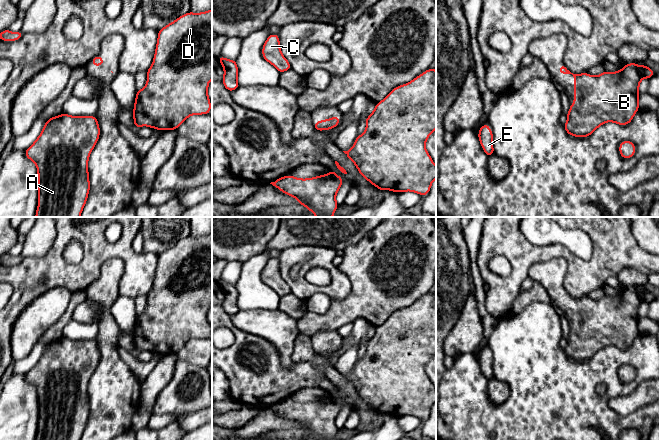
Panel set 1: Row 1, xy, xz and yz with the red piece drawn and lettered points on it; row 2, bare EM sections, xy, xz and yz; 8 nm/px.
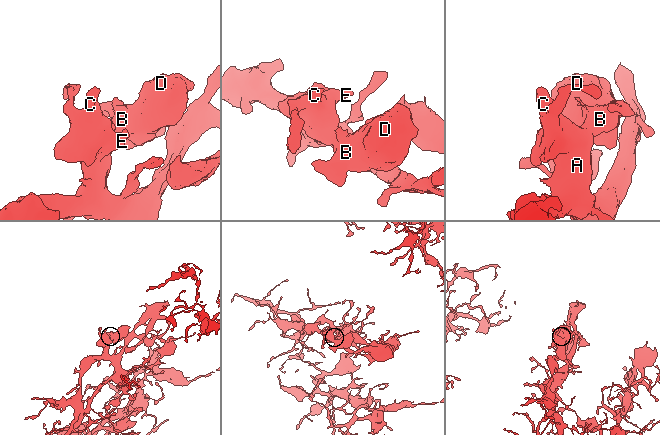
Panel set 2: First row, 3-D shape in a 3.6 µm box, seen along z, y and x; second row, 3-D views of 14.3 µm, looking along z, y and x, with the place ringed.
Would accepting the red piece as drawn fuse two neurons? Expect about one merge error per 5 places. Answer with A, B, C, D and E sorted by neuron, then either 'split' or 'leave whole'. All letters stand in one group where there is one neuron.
groups A B C D E; leave whole

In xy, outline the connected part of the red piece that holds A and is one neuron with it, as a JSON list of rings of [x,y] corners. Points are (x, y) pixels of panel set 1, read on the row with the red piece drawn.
[[[62,113],[49,118],[41,134],[24,151],[25,156],[33,161],[38,173],[38,207],[35,217],[80,217],[86,204],[89,190],[88,159],[100,136],[100,127],[96,116],[71,116]]]

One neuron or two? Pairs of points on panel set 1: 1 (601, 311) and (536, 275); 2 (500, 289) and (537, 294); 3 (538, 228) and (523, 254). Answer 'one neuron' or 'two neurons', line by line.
1: one neuron
2: two neurons
3: two neurons

